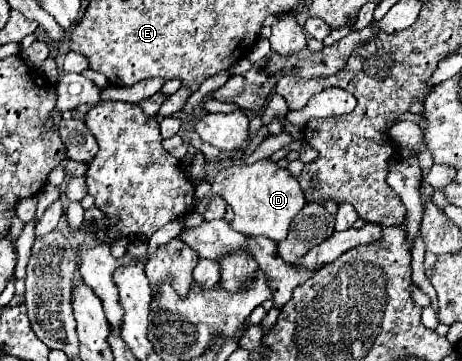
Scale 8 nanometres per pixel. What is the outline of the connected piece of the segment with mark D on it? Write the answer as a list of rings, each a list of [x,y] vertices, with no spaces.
[[[261,159],[253,165],[235,165],[217,171],[211,181],[211,193],[223,197],[233,207],[235,217],[229,223],[231,229],[249,237],[261,235],[275,243],[287,237],[291,221],[305,207],[305,195],[299,187],[299,181],[291,177],[287,169],[277,167],[277,163],[269,159]]]

